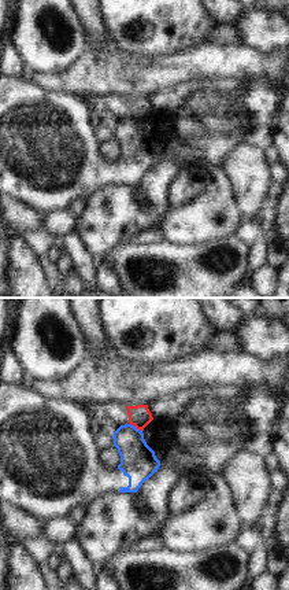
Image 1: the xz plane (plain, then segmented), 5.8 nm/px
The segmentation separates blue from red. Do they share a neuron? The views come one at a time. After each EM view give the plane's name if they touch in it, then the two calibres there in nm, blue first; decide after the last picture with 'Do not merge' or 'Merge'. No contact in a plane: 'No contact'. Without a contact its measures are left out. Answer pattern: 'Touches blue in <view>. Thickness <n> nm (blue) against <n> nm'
Touches blue in xz. Thickness 220 nm (blue) against 130 nm.

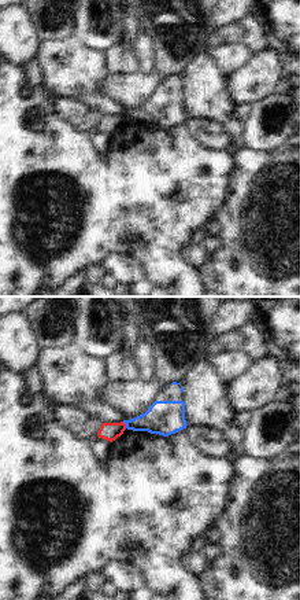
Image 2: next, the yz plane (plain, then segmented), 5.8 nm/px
Touches blue in yz. Thickness 200 nm (blue) against 110 nm.

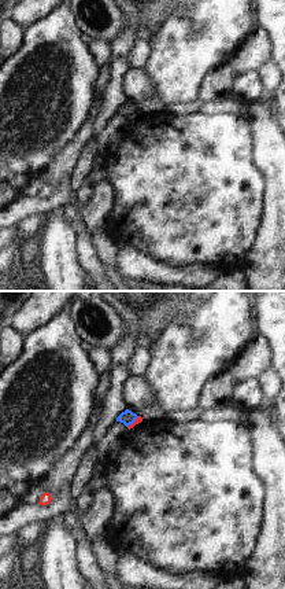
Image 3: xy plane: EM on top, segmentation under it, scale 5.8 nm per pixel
Touches blue in xy. Thickness 90 nm (blue) against 40 nm.

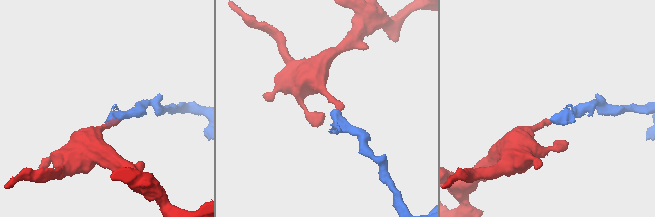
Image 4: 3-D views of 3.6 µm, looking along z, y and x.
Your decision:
Do not merge.

